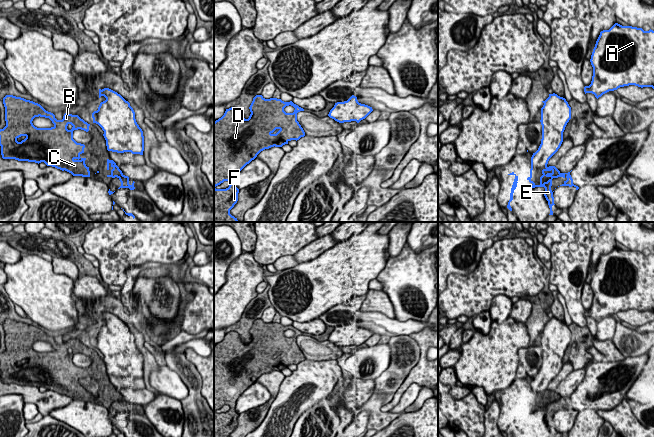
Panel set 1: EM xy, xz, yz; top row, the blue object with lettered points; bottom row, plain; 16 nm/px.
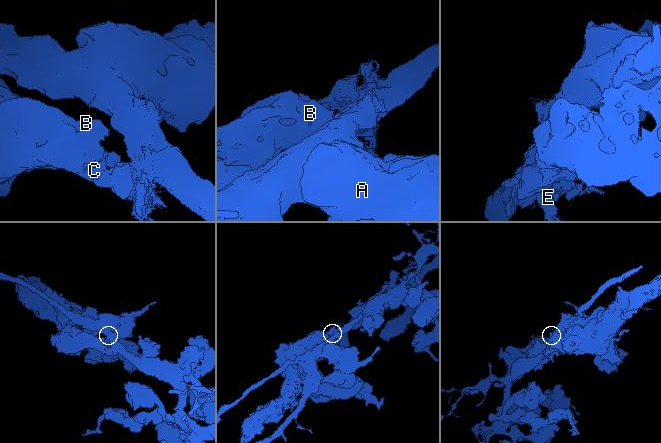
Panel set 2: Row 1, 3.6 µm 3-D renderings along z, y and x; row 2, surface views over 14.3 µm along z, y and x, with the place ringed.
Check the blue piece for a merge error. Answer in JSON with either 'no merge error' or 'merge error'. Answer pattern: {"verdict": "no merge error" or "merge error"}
{"verdict": "merge error"}

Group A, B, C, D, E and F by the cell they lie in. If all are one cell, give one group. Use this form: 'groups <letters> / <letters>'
groups A / B C D E F

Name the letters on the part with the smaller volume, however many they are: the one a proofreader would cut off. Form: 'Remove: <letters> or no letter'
Remove: B, C, D, E, F

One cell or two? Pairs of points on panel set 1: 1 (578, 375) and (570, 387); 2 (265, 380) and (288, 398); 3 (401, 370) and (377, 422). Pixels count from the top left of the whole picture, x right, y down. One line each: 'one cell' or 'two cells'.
1: one cell
2: two cells
3: one cell

